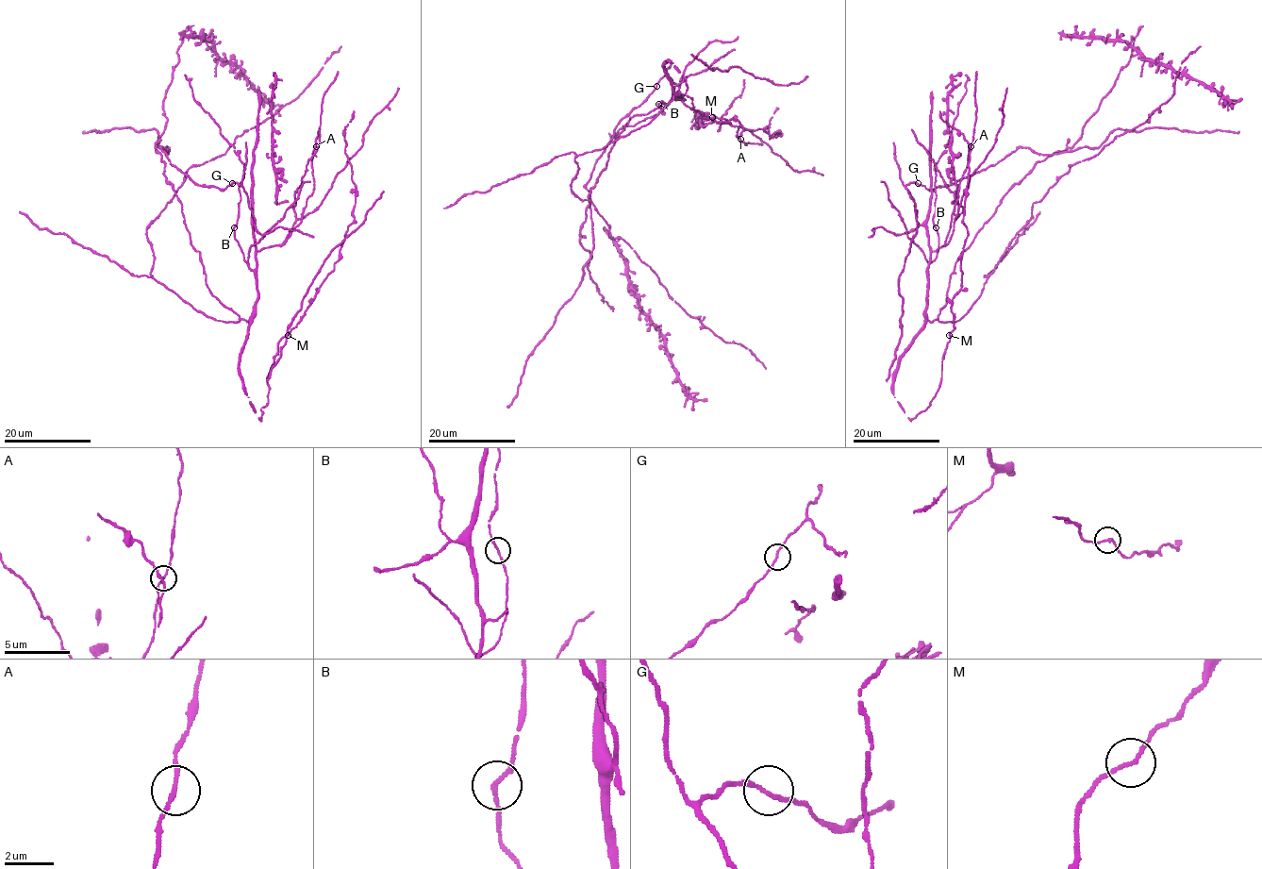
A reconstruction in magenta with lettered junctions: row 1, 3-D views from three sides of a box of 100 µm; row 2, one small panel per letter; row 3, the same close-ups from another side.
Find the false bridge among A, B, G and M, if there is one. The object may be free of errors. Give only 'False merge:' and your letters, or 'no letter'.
False merge: no letter

